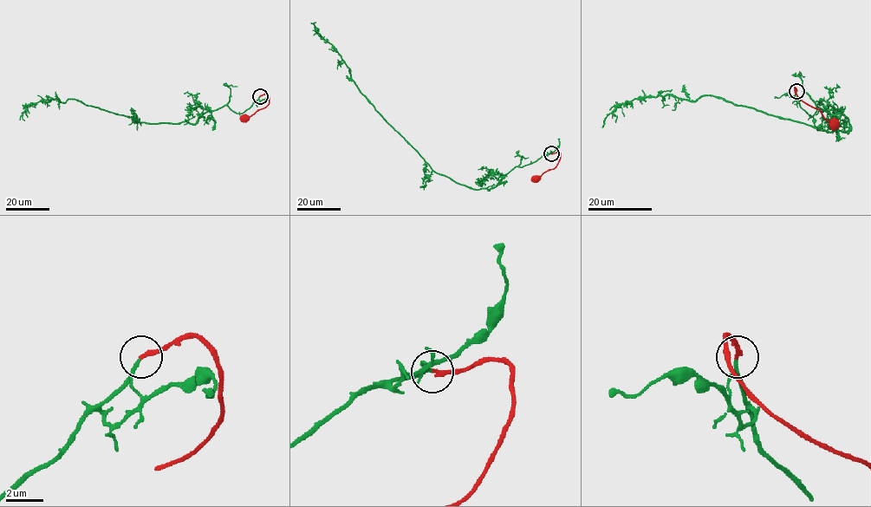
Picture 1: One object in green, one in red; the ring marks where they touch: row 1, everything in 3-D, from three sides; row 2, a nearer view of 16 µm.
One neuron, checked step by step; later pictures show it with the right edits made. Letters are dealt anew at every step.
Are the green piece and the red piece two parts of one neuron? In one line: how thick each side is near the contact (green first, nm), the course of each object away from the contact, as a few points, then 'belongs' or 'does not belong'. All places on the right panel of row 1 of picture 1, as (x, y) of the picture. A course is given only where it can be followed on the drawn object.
calibres 120 and 240 nm; course green (796, 92), (810, 115), (815, 104), (841, 113), (849, 130), (670, 94), (620, 103), (602, 127); course red (796, 91), (795, 87), (796, 94), (802, 101), (820, 111), (832, 123); belongs

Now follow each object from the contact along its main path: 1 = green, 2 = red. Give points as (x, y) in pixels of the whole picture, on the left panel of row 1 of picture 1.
1: (260, 96), (243, 113), (224, 105), (195, 123), (146, 123), (57, 99), (28, 104), (24, 120)
2: (260, 95), (266, 94), (269, 103), (244, 117)

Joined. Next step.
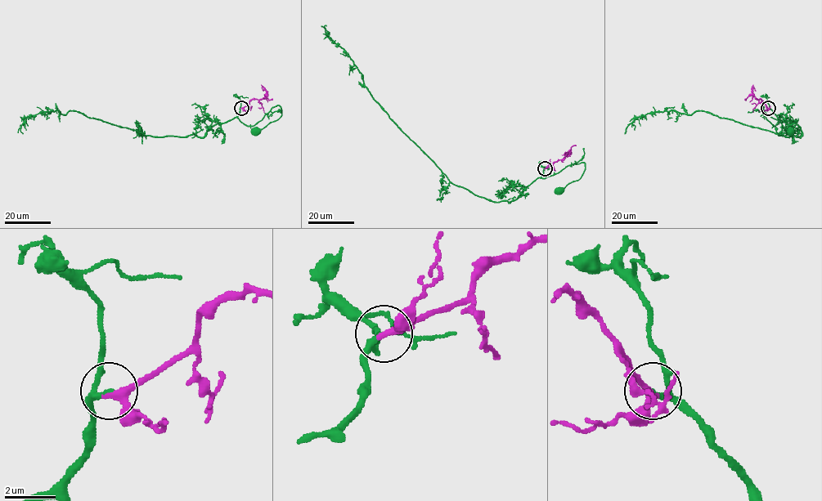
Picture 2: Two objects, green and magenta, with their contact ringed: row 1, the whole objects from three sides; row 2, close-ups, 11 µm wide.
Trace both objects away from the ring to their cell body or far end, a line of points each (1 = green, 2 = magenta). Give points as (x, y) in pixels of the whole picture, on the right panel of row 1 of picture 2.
1: (768, 107), (778, 122), (774, 126), (766, 118), (762, 105), (768, 115), (788, 131)
2: (768, 108), (761, 100), (754, 96), (752, 86), (756, 91)

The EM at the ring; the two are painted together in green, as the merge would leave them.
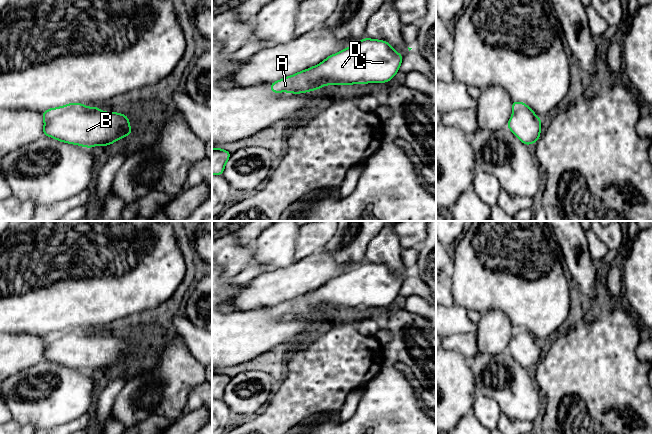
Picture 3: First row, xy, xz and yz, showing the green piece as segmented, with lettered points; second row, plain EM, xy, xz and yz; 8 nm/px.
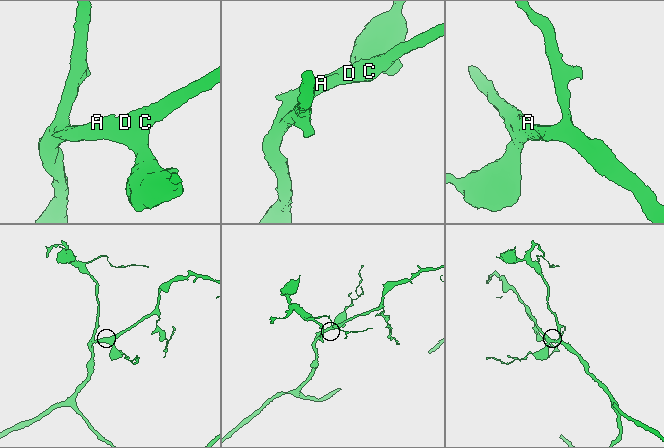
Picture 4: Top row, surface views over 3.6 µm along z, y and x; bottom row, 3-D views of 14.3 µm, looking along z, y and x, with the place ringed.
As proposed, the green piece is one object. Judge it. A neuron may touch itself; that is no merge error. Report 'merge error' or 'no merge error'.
no merge error

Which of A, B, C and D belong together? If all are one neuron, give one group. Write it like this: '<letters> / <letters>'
A B C D

